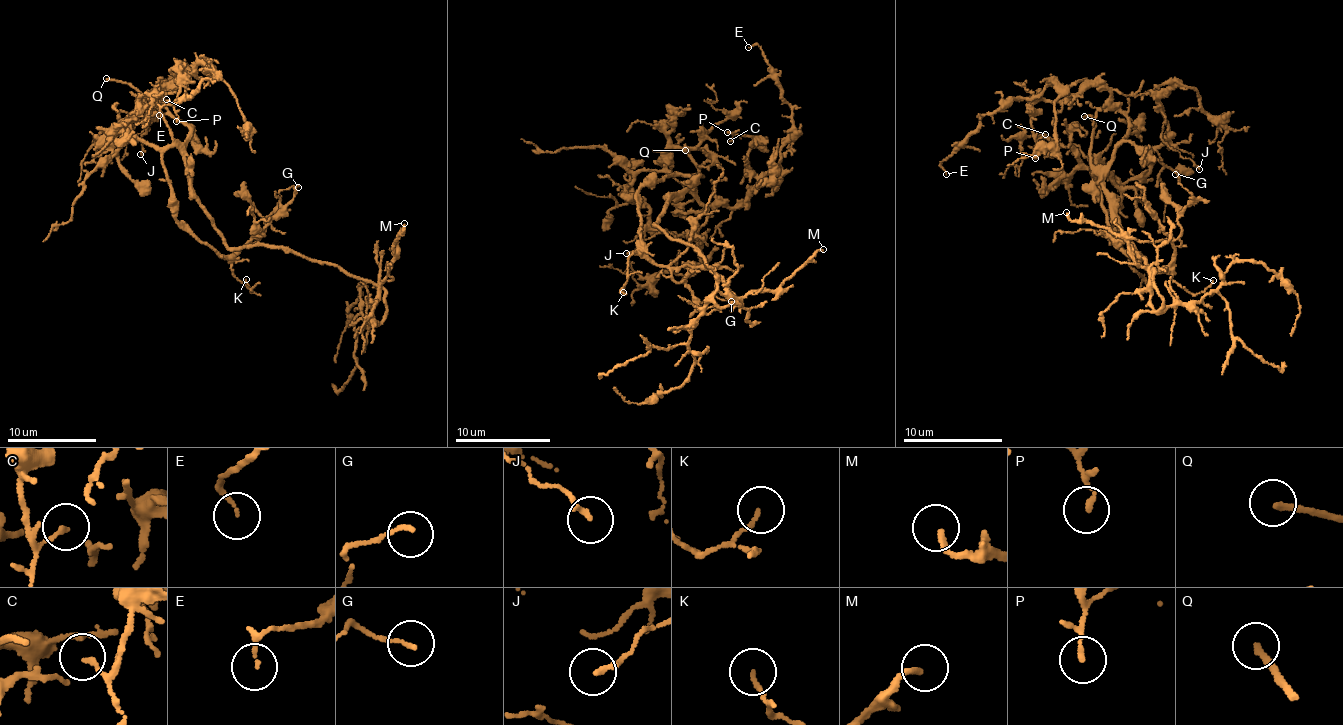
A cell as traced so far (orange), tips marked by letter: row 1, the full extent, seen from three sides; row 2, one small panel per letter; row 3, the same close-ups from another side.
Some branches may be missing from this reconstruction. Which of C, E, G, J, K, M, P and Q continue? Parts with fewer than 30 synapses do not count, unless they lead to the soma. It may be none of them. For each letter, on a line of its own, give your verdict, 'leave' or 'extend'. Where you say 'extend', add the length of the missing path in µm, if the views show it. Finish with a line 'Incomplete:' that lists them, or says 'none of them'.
C: leave
E: leave
G: leave
J: leave
K: leave
M: leave
P: leave
Q: extend | 50 µm
Incomplete: Q

